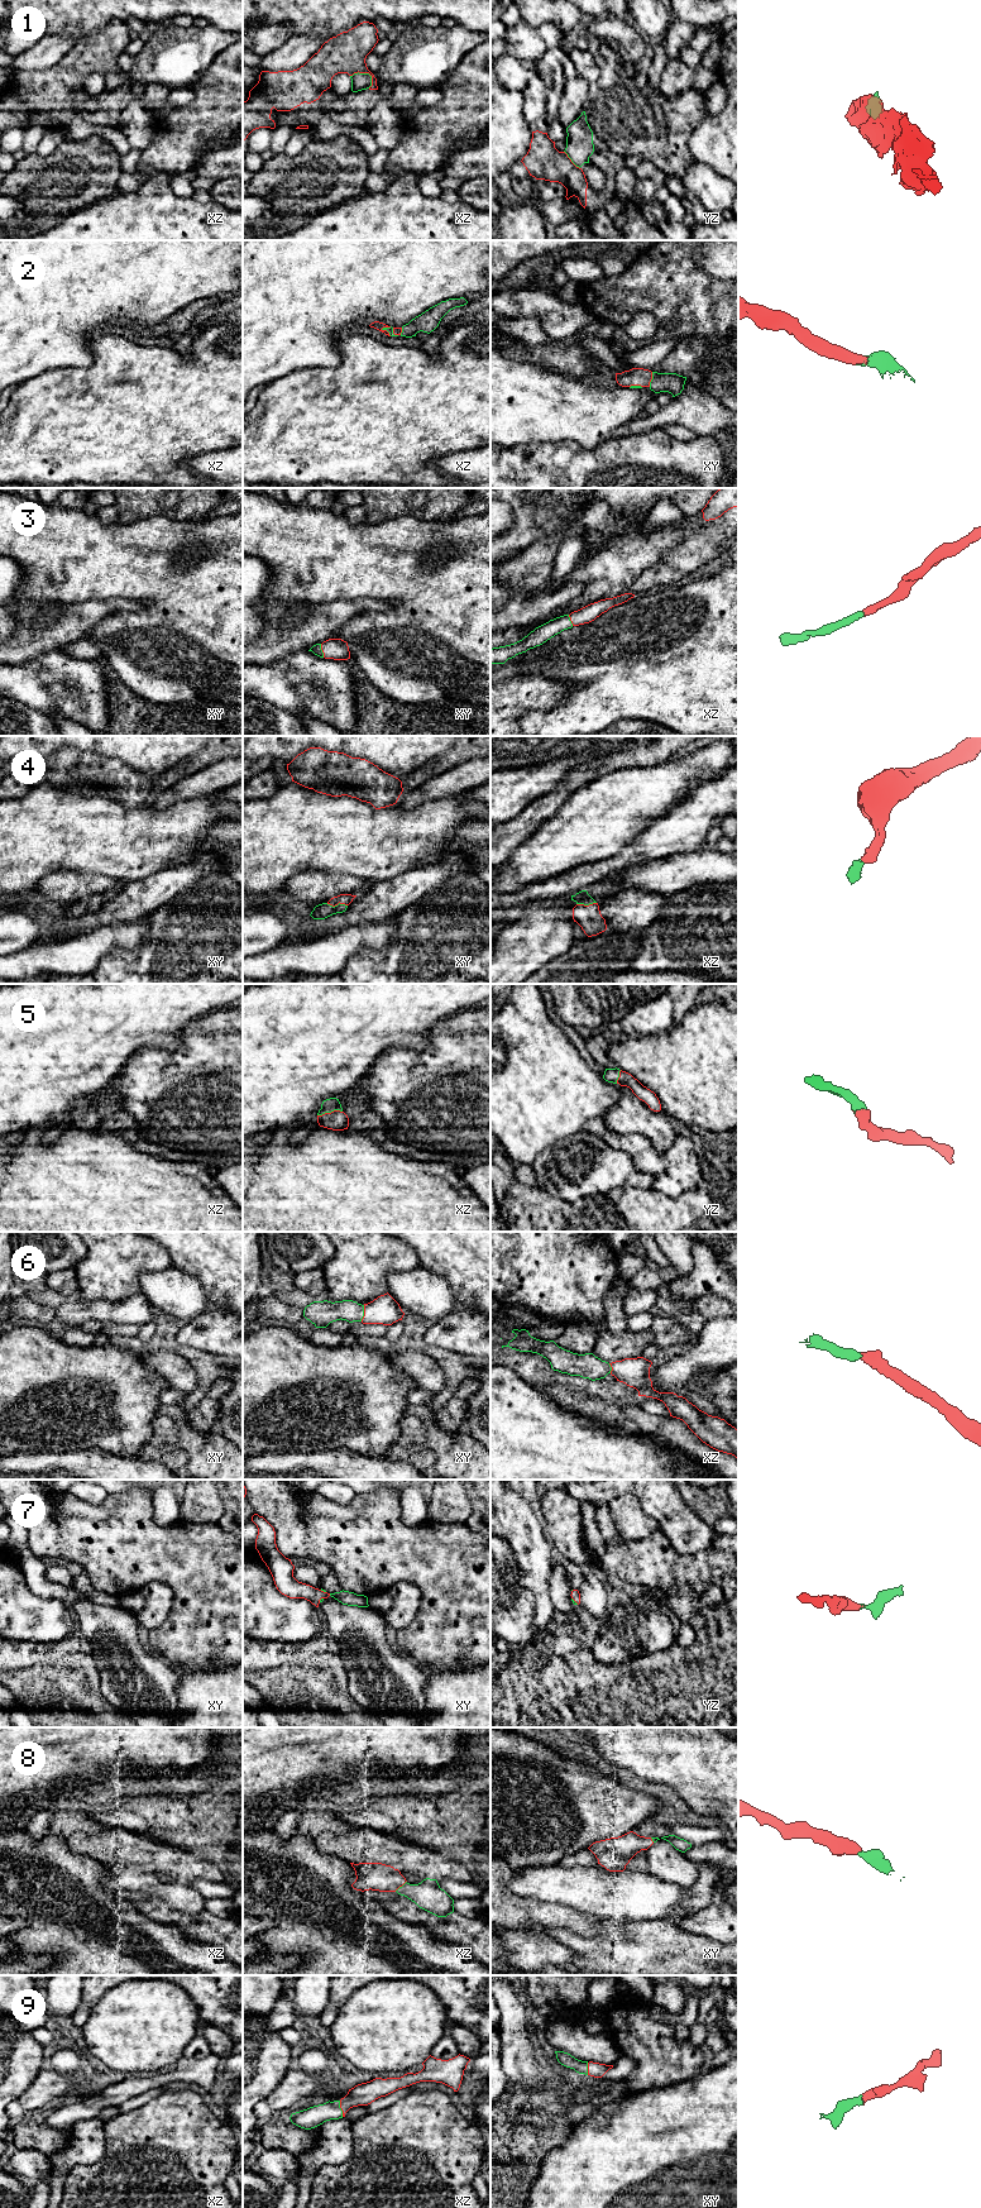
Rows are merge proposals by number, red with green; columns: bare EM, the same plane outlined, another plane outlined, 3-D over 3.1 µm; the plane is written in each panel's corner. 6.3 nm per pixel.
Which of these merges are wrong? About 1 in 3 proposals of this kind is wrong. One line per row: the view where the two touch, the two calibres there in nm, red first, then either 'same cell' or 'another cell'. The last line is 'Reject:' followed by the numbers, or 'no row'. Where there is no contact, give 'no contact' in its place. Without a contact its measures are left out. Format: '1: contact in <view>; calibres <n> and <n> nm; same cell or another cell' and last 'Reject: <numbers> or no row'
1: contact in xz; calibres 260 and 110 nm; another cell
2: contact in xy; calibres 110 and 130 nm; same cell
3: contact in xy; calibres 140 and 60 nm; same cell
4: contact in xy; calibres 70 and 100 nm; same cell
5: contact in xz; calibres 130 and 90 nm; same cell
6: contact in xy; calibres 180 and 150 nm; same cell
7: contact in yz; calibres 60 and 20 nm; same cell
8: contact in xz; calibres 180 and 190 nm; same cell
9: contact in xz; calibres 140 and 130 nm; same cell
Reject: 1

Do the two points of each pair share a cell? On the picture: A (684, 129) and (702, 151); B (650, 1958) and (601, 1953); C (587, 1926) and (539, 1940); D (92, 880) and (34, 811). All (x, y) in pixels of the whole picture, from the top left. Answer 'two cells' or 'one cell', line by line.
A: two cells
B: one cell
C: two cells
D: two cells

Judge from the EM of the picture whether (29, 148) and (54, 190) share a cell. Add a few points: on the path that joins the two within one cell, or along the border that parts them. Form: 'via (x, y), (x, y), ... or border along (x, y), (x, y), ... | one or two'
border along (36, 152), (27, 156) | two

